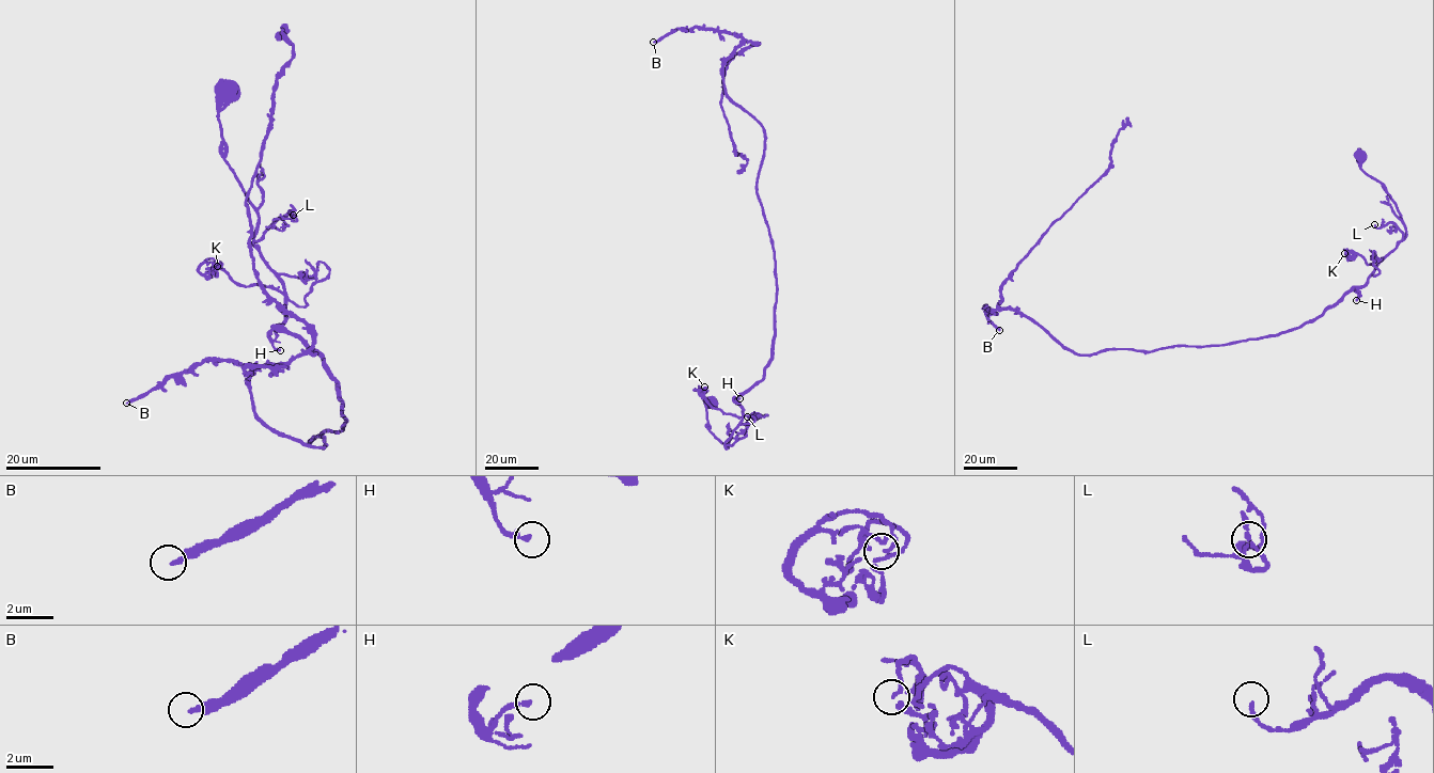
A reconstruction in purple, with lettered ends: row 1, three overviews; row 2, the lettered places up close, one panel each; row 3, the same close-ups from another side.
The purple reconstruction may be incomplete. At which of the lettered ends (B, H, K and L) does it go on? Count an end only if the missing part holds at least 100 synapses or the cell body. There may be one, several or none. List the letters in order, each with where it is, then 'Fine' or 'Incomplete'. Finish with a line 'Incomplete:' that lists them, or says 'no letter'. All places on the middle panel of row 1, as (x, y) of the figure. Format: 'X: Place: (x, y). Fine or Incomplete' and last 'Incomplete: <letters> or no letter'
B: Place: (653, 42). Incomplete
H: Place: (739, 398). Fine
K: Place: (704, 387). Fine
L: Place: (747, 416). Fine
Incomplete: B

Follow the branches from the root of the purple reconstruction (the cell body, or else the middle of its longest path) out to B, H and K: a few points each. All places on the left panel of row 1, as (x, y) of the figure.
B: (231, 91), (273, 325), (343, 428), (256, 414), (283, 365), (126, 403)
H: (231, 91), (218, 117), (221, 157), (258, 214), (252, 245), (283, 285), (285, 319), (271, 342), (280, 350)
K: (231, 91), (221, 157), (283, 290), (199, 271), (217, 266)

